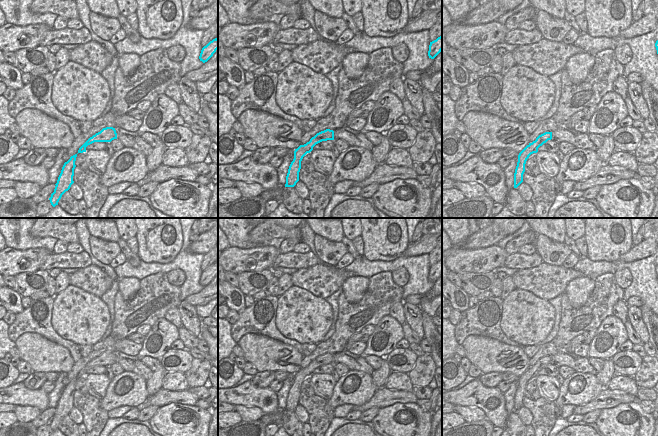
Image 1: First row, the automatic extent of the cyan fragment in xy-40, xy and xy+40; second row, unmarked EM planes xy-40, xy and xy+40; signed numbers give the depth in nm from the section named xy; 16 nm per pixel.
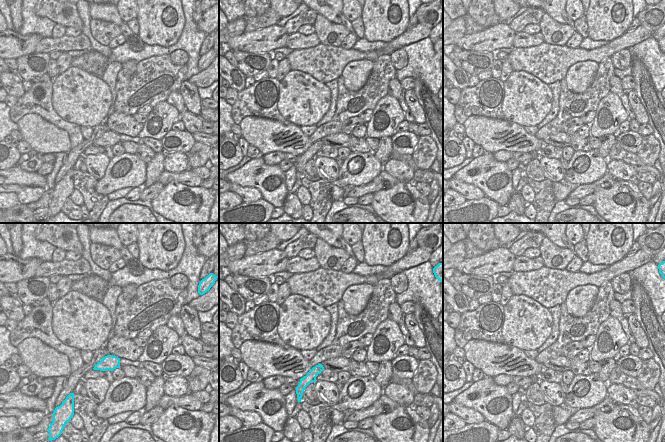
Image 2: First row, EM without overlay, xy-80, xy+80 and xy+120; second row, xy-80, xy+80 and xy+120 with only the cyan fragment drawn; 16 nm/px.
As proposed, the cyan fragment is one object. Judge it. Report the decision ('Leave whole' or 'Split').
Leave whole

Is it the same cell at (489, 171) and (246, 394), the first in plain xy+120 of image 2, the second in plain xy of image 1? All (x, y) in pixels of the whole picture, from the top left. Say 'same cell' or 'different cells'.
same cell

